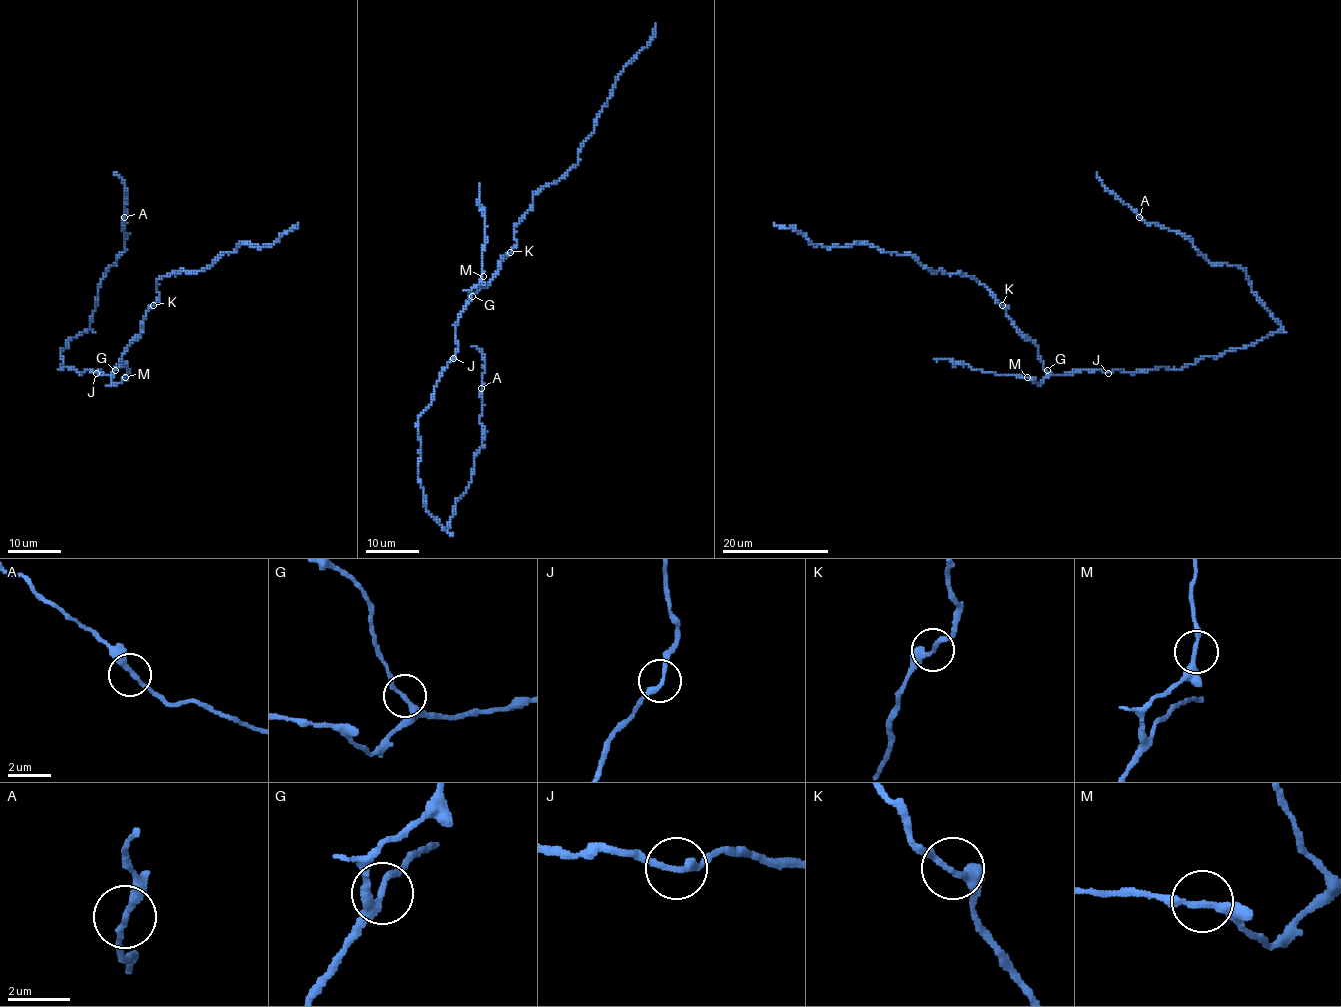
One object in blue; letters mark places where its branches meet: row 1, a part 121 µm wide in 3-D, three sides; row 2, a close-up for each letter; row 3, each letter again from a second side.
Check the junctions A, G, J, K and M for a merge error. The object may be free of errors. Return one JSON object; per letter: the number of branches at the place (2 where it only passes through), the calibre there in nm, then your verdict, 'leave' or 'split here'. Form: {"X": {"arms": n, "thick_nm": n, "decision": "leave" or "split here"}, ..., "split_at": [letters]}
{"A": {"arms": 2, "thick_nm": 200, "decision": "leave"}, "G": {"arms": 2, "thick_nm": 220, "decision": "leave"}, "J": {"arms": 2, "thick_nm": 240, "decision": "leave"}, "K": {"arms": 2, "thick_nm": 240, "decision": "leave"}, "M": {"arms": 2, "thick_nm": 240, "decision": "leave"}, "split_at": []}

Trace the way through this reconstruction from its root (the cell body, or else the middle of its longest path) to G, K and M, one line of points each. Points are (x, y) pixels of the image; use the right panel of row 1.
G: (1109, 373), (1075, 370), (1069, 374), (1052, 376), (1047, 370)
K: (1109, 373), (1075, 370), (1069, 374), (1052, 376), (1041, 362), (1039, 348), (1017, 329), (1003, 305)
M: (1109, 373), (1075, 370), (1069, 374), (1045, 377), (1039, 384), (1027, 377)

